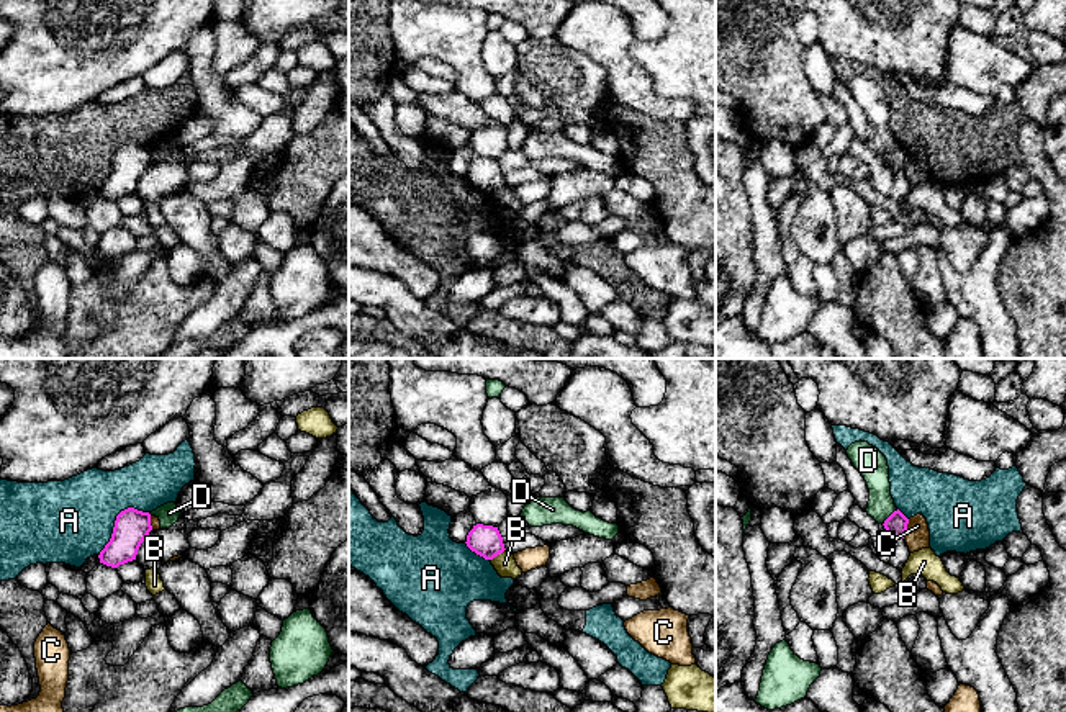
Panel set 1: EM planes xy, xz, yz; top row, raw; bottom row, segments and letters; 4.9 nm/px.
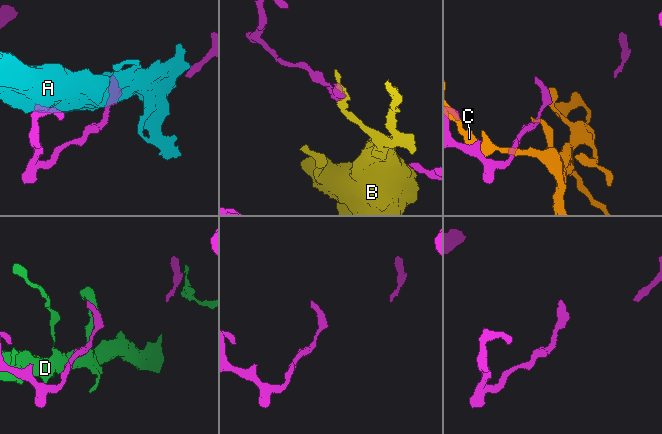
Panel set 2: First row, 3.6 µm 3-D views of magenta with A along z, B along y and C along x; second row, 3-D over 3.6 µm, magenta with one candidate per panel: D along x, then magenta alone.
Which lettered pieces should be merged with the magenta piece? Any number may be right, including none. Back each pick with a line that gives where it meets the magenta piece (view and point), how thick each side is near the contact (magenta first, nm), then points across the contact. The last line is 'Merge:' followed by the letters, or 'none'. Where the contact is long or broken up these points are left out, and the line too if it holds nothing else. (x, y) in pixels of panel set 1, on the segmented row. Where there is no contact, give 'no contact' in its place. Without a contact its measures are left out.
Merge: none

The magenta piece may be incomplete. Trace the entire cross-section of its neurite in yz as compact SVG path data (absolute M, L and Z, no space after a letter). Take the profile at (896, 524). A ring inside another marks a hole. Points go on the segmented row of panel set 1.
M897 509L886 520L884 529L892 537L892 540L904 539L909 519Z

